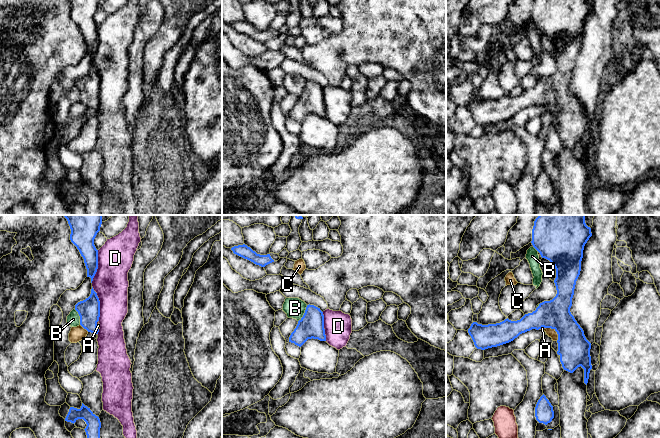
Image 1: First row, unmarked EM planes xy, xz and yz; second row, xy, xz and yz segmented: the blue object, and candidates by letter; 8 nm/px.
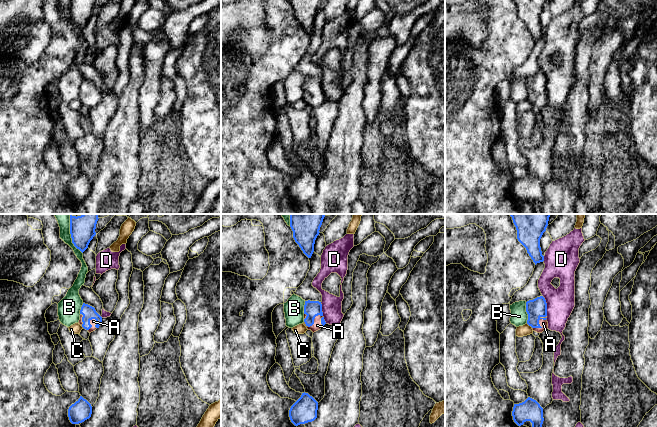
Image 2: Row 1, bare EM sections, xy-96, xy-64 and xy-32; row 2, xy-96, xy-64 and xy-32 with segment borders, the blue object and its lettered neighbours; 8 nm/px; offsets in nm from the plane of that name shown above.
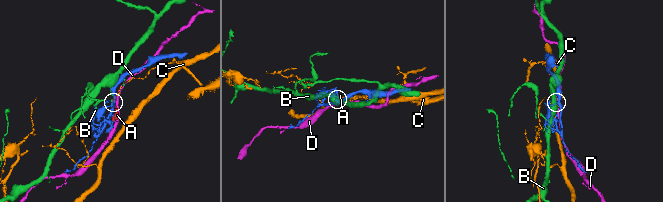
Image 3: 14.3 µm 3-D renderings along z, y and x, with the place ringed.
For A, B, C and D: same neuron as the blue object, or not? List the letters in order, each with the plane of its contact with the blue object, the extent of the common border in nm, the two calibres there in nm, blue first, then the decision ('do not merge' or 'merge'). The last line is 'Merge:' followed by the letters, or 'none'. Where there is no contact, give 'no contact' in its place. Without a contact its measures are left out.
A: xy | 80 nm | 180/30 nm | merge
B: xz | 150 nm | 200/160 nm | do not merge
C: yz | 140 nm | 260/70 nm | do not merge
D: xy | 280 nm | 180/280 nm | do not merge
Merge: A

